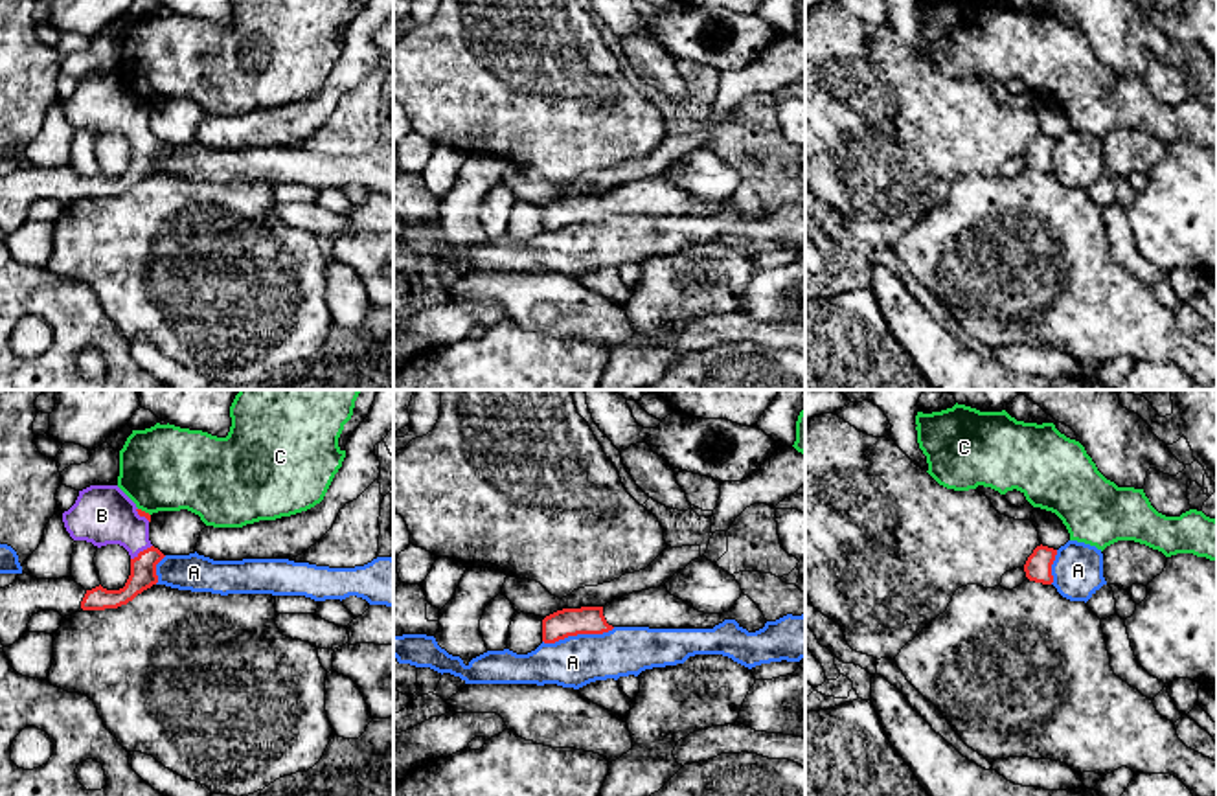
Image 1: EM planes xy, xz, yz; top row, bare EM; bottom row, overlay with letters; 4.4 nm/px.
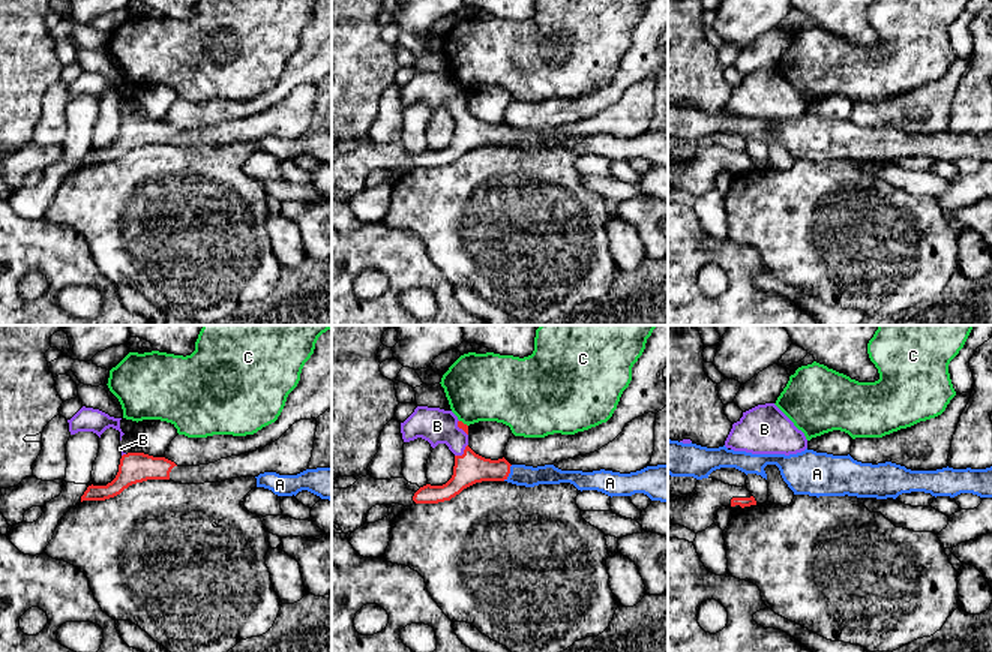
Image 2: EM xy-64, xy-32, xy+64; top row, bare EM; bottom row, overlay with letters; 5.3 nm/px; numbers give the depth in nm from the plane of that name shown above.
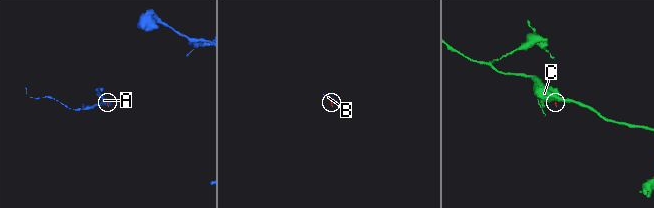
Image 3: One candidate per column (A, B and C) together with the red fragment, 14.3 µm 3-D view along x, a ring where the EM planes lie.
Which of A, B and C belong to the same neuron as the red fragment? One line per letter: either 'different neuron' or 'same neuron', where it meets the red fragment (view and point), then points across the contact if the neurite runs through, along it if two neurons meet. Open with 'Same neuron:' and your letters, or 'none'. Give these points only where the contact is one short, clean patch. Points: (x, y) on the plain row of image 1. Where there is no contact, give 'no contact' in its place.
Same neuron: B
A: different neuron; meets red in xz at (578, 221); border along xz (614, 216), (603, 221), (578, 221), (554, 230), (543, 230)
B: same neuron; meets red in xy at (140, 140); runs through xy (142, 164), (140, 140), (102, 103)
C: different neuron; meets red in xy at (144, 100); border along xy (138, 96), (149, 103)

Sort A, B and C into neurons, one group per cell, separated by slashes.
A / B / C

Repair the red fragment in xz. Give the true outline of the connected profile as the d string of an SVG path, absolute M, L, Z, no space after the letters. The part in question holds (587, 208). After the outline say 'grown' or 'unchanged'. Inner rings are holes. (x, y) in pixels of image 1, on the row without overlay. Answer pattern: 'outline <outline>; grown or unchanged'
outline M665 175L632 180L605 195L563 197L542 208L542 230L555 232L577 222L603 222L614 215L713 217L724 208L756 221L767 208L745 182L722 202L704 202L671 184Z; grown

